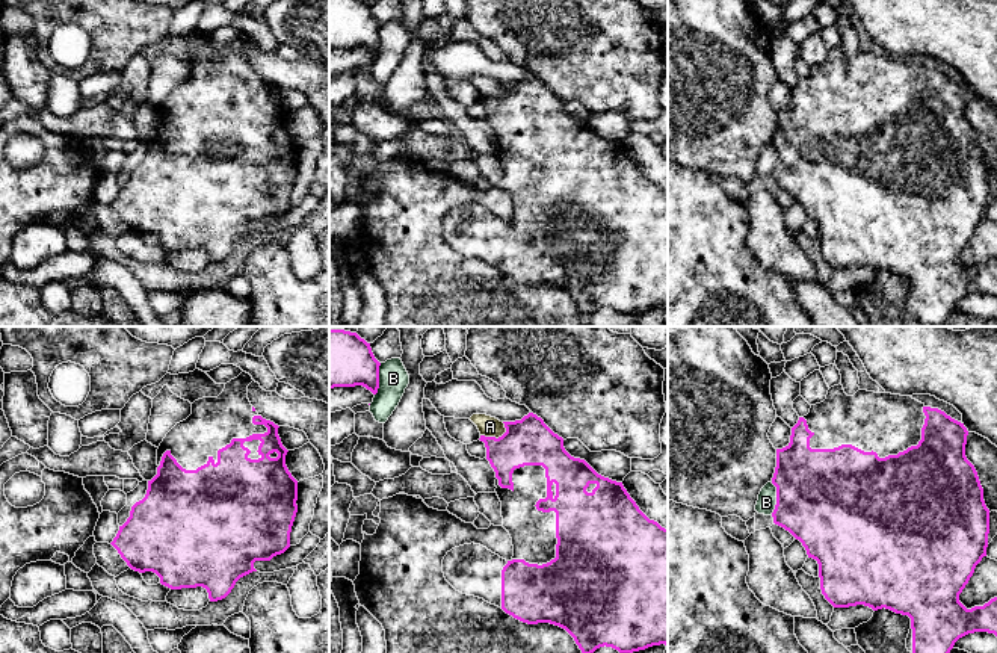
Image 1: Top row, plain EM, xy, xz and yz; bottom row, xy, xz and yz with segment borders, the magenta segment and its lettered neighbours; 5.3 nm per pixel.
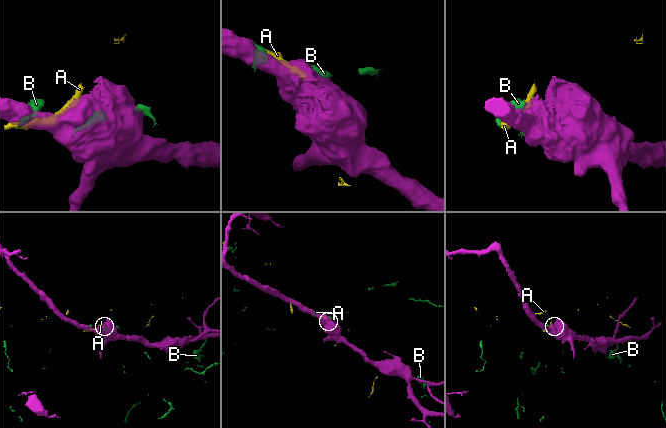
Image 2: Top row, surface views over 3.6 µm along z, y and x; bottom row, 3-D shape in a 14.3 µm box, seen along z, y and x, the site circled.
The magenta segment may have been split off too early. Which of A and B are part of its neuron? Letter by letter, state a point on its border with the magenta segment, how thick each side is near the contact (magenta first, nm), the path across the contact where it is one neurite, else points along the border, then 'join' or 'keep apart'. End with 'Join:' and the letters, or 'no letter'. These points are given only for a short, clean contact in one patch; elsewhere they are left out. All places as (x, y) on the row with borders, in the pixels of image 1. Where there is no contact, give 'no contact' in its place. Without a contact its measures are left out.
A: xz (494, 437) | 260/110 nm | keep apart
B: yz (777, 499) | 500/100 nm | keep apart
Join: no letter

